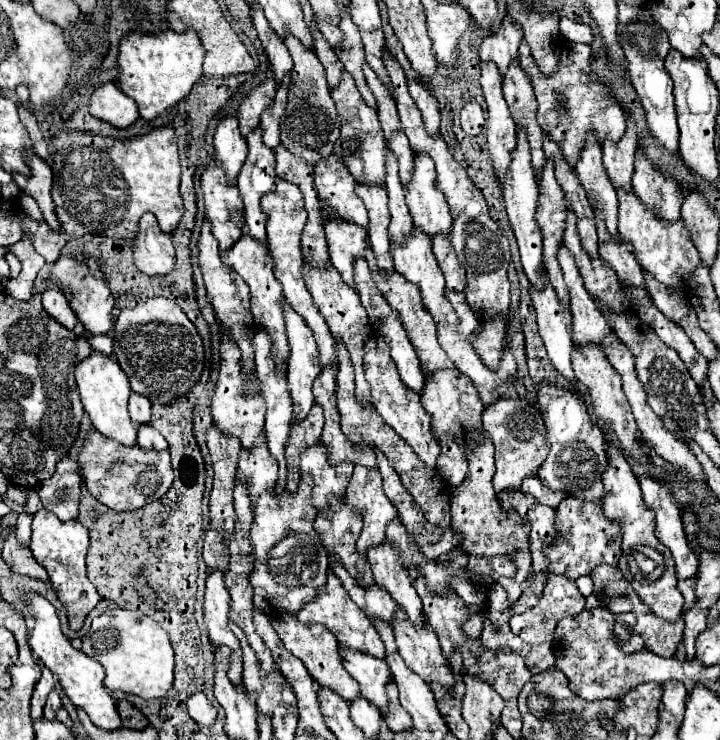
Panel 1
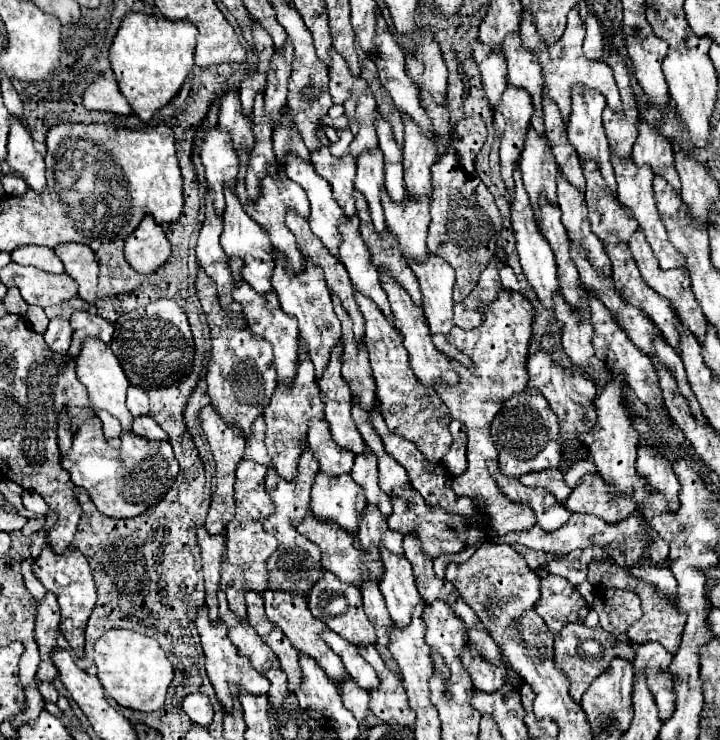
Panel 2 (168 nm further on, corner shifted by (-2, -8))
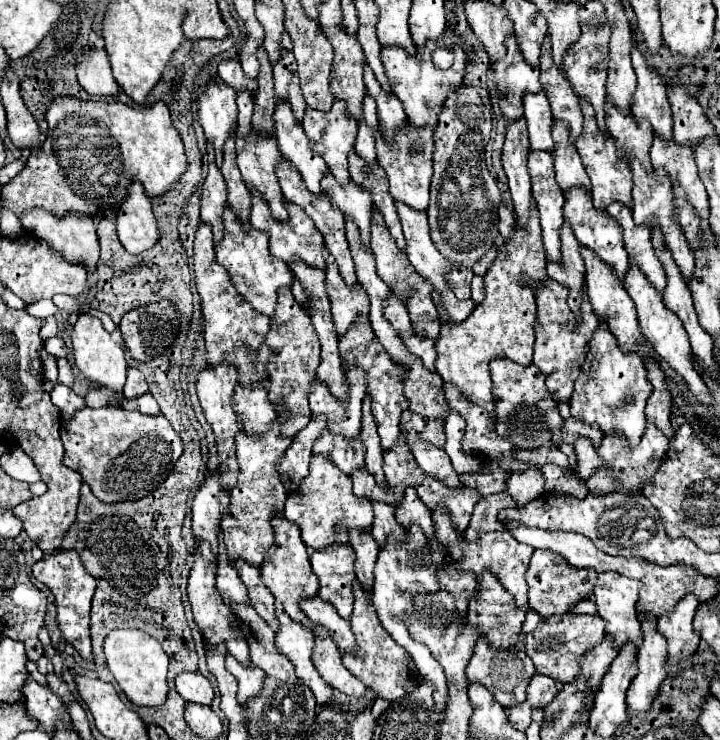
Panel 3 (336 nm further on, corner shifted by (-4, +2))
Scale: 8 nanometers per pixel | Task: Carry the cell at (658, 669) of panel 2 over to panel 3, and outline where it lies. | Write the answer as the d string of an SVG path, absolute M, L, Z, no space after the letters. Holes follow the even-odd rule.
M687 594L687 598L681 598L681 602L677 602L671 614L663 614L663 618L659 618L657 622L659 632L667 638L669 662L673 664L677 664L681 658L687 660L699 646L701 638L699 634L695 634L691 624L697 606L699 600L693 594Z

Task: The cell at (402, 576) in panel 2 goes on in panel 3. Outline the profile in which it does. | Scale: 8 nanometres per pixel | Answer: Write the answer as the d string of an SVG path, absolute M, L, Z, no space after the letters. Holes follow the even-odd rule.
M373 502L373 512L375 512L375 522L373 522L373 528L371 528L371 534L373 538L379 542L379 544L385 544L387 536L393 534L395 538L403 540L403 526L399 526L399 522L395 520L395 510L391 506L383 506L381 502Z

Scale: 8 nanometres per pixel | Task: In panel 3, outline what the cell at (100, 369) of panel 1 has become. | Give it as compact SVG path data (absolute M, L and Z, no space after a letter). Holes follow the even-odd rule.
M81 312L77 318L77 324L71 330L71 340L73 340L75 364L83 372L83 376L87 376L97 386L105 386L105 388L111 388L115 392L123 392L127 362L125 362L125 350L117 342L115 334L105 332L99 318L93 318L93 316Z

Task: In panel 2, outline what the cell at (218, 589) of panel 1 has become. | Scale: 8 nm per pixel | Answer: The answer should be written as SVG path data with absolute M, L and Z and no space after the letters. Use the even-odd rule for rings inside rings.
M201 526L197 530L199 546L201 546L201 570L205 576L205 600L211 620L219 620L217 612L217 592L219 592L219 572L221 560L225 554L225 536L209 536Z

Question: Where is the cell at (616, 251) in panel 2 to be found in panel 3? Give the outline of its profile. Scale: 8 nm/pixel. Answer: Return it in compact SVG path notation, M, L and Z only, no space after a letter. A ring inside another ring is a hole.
M611 204L607 212L621 224L623 234L625 234L625 250L629 252L629 256L639 264L639 268L645 272L649 282L655 284L659 292L663 292L665 270L661 262L657 260L655 250L651 246L651 230L647 230L647 226L635 226L629 206Z

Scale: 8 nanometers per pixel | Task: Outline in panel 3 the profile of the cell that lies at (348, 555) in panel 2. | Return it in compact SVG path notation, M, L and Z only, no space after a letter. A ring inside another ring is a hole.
M313 454L307 478L303 478L303 484L299 484L295 494L289 494L287 498L285 518L299 524L303 542L309 548L319 550L329 544L347 544L349 530L353 528L369 530L373 524L373 508L367 498L355 498L351 490L351 478L347 474L337 470L333 462L327 462L327 458Z

